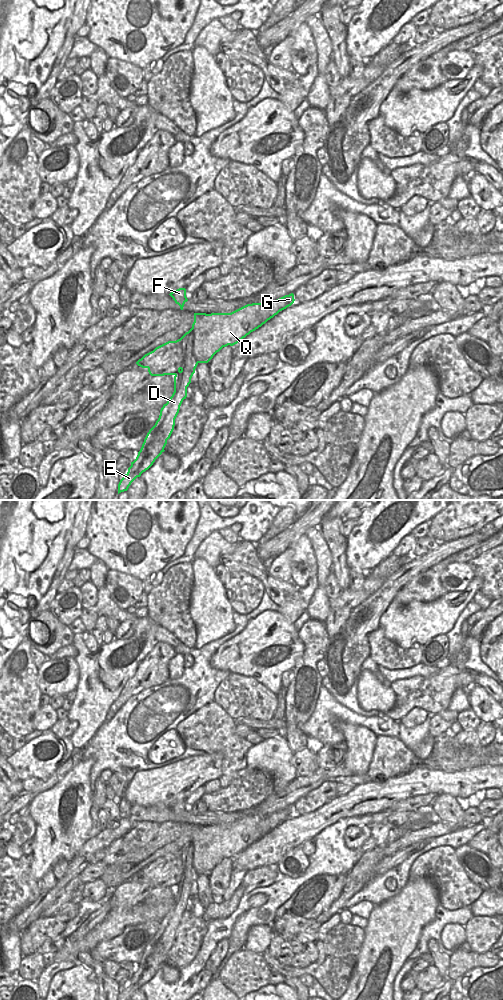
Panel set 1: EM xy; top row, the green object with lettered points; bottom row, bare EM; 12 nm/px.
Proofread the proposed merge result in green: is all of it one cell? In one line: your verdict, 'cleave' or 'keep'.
cleave

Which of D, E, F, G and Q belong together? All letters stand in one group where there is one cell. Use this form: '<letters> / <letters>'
D E / F G Q

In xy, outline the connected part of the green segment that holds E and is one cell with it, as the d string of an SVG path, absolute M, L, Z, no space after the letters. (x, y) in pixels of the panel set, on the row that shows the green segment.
M192 329L180 339L184 352L184 366L174 376L174 392L161 408L159 418L147 433L136 459L131 462L128 472L120 480L118 494L127 491L131 483L153 465L155 460L165 451L167 440L174 430L175 419L183 400L187 397L187 387L191 383L191 378L198 365L192 350L194 340Z

